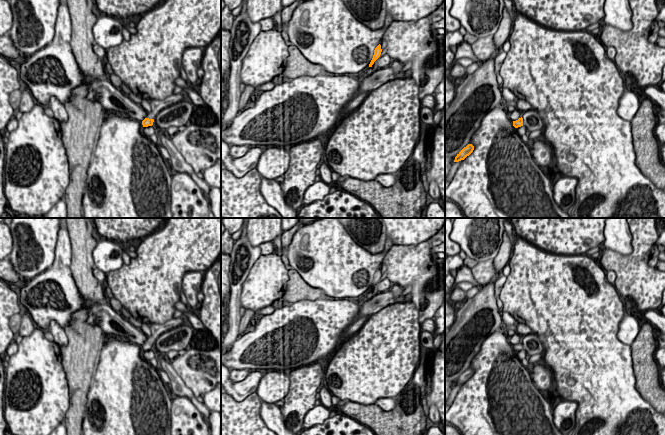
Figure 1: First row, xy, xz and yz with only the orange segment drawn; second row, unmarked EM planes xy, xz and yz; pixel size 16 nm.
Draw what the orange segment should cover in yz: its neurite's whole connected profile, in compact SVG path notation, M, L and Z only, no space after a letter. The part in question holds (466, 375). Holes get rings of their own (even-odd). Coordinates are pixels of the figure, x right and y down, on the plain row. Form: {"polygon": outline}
{"polygon": "M468 368L457 378L454 386L459 386L461 384L464 384L467 380L469 380L473 376L473 374L474 370L472 368Z"}

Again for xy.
{"polygon": "M180 317L172 318L164 324L151 324L151 335L147 338L146 342L142 345L143 351L152 350L156 339L166 331L183 324Z"}

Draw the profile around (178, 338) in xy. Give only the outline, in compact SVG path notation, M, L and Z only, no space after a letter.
M182 324L161 334L156 339L153 350L161 354L167 354L171 350L185 350L190 344L192 337L193 327Z

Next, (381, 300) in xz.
M390 289L384 292L379 292L378 294L364 301L361 304L359 314L356 319L361 318L363 316L370 317L371 315L376 314L383 308L394 304L395 299L396 298L394 297L392 290Z

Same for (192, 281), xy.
M200 271L186 272L182 280L182 290L190 307L197 310L197 294L201 291L204 273Z

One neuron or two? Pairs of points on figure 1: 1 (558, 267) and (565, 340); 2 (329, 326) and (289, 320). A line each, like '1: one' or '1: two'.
1: one
2: one

